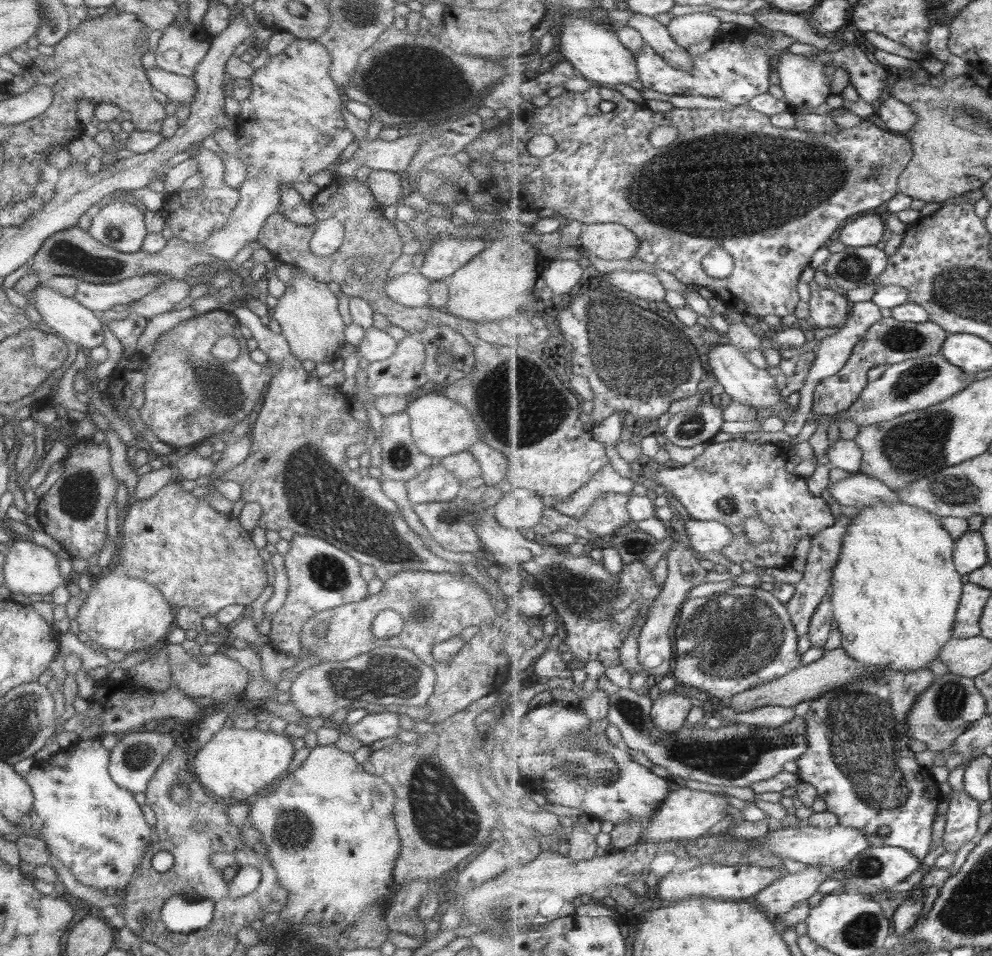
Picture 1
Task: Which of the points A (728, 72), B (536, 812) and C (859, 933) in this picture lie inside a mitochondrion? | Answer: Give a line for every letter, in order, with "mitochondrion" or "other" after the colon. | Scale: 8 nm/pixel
A: mitochondrion
B: other
C: mitochondrion

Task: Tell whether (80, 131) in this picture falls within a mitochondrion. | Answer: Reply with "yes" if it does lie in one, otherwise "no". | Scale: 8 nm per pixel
no

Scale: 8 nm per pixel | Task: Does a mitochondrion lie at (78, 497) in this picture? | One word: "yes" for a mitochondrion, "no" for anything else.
yes

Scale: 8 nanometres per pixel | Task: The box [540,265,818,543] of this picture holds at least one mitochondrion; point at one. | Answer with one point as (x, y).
(634, 364)

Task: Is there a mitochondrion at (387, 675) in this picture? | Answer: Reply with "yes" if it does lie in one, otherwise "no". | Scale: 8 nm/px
yes

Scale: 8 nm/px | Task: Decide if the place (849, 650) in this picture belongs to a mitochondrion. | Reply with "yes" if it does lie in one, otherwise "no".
no

